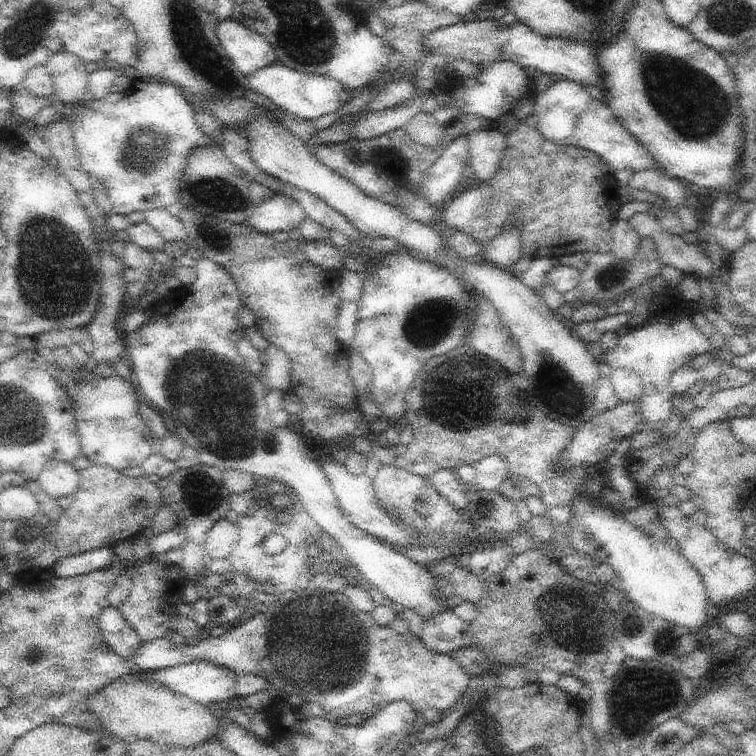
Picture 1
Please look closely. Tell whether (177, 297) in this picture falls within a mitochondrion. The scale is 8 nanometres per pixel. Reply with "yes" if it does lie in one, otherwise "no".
no

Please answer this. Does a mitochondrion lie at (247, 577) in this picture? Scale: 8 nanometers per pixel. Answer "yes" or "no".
no

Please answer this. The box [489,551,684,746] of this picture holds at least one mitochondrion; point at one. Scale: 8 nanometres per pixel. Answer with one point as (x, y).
(643, 721)

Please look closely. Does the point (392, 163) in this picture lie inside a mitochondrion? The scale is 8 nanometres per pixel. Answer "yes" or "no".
yes

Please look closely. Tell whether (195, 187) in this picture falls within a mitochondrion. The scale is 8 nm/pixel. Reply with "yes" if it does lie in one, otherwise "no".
yes

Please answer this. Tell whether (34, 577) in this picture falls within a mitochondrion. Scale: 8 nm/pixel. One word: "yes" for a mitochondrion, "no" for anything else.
no

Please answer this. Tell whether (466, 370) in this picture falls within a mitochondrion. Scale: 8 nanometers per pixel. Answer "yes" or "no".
no

